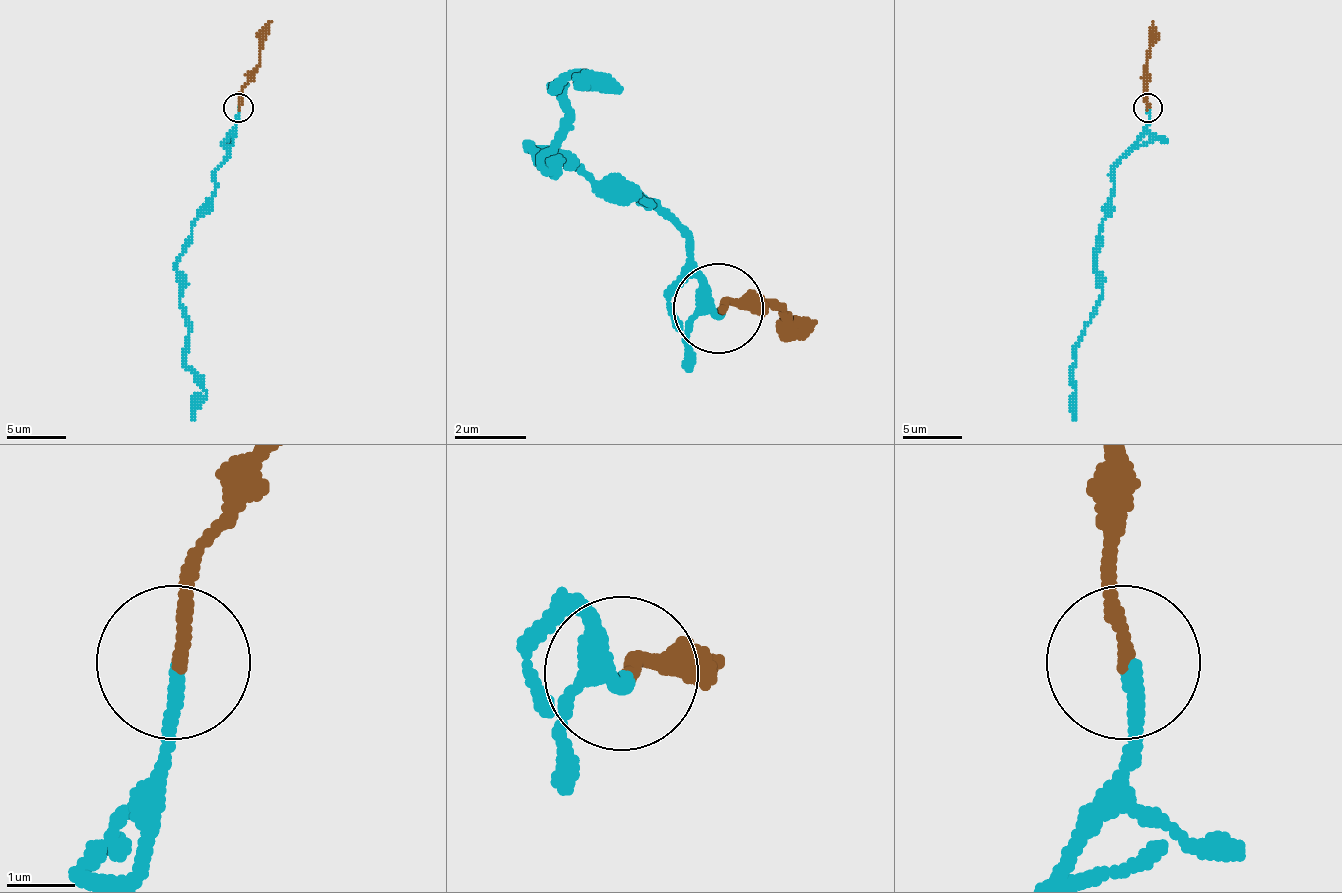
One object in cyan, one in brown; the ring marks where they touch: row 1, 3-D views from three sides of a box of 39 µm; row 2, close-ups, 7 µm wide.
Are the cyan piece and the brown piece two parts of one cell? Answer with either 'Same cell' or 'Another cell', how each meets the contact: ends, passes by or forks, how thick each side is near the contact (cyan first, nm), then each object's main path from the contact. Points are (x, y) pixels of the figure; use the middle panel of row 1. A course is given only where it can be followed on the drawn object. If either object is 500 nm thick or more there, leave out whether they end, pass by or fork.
Same cell. At the ring cyan ends. At the ring brown ends. Thickness 240 nm (cyan) against 190 nm. Course of cyan: (720, 315), (648, 198), (531, 153), (540, 171), (558, 90), (585, 72), (612, 90), (576, 81). Course of brown: (720, 306), (783, 306), (783, 315), (819, 324)

